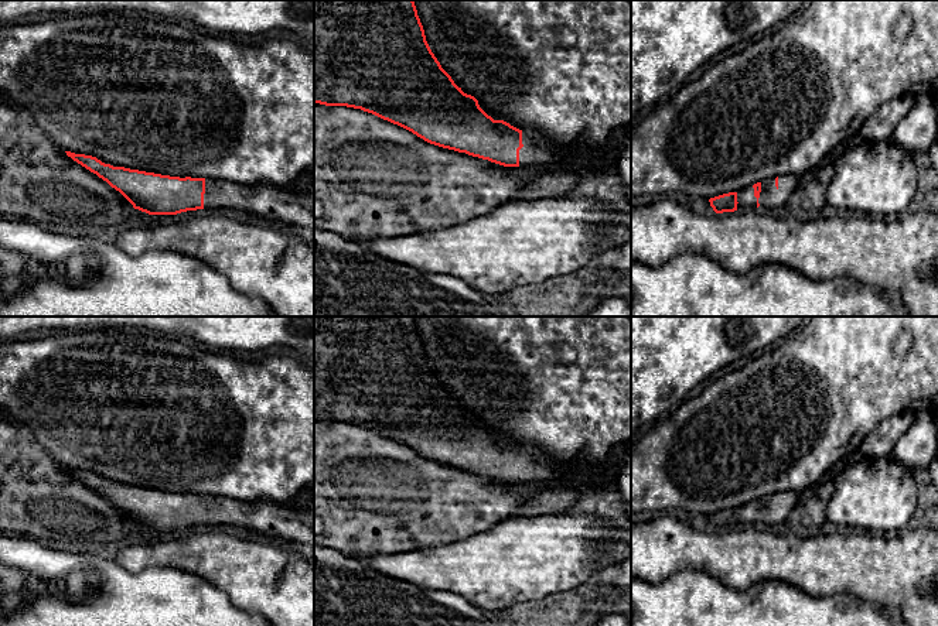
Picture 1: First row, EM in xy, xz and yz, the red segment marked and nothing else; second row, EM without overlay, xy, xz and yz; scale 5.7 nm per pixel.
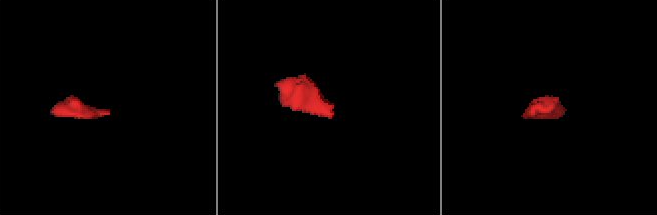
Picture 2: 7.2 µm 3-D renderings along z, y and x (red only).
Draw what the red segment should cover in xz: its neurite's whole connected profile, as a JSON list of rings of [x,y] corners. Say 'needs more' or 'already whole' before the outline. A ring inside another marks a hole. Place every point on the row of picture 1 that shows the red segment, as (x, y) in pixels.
needs more; [[[314,0],[314,103],[347,106],[398,124],[424,141],[504,167],[584,165],[581,144],[557,148],[546,137],[494,120],[458,88],[432,52],[413,0]]]

